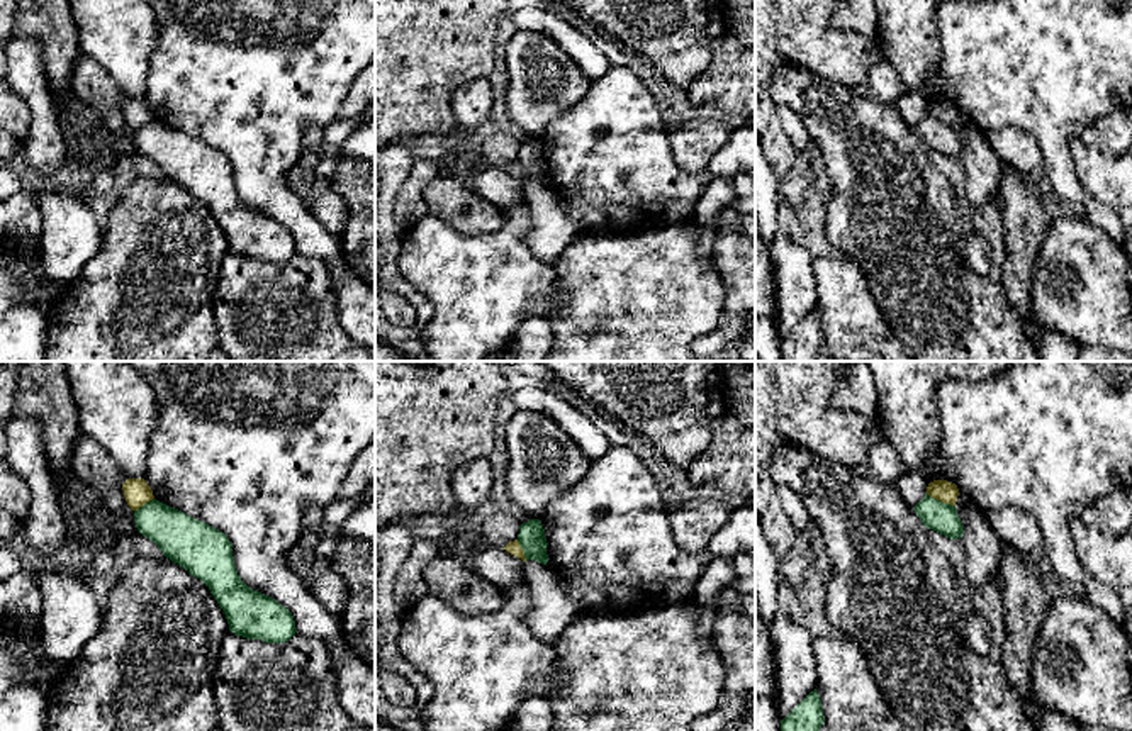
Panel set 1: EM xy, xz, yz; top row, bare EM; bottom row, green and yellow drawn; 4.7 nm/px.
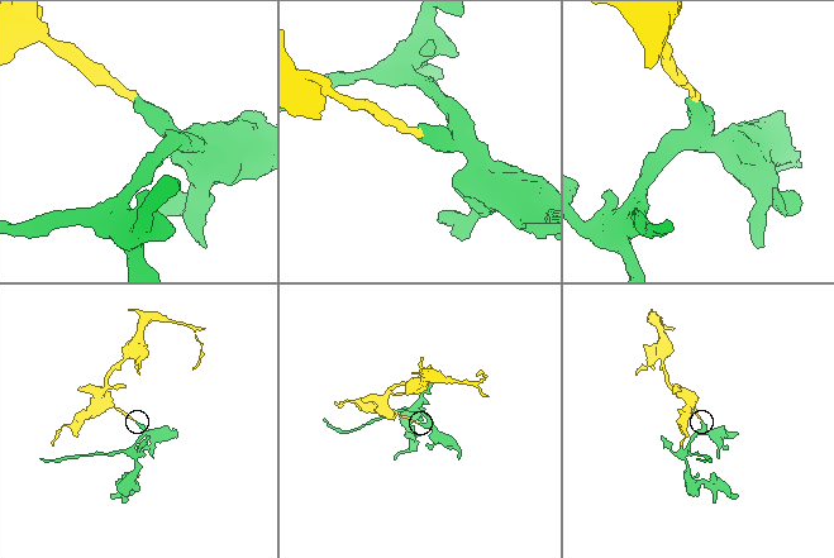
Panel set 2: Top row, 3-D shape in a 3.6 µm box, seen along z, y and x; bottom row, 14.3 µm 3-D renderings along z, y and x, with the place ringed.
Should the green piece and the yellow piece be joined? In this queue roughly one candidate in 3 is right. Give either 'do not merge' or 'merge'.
do not merge

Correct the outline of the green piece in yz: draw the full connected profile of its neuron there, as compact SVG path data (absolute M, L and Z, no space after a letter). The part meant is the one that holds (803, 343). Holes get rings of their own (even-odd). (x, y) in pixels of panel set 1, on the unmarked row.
M811 310L782 341L782 361L816 361L825 343L818 310Z

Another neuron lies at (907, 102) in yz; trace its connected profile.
M903 92L896 98L896 107L899 114L903 115L903 120L910 126L915 127L927 114L927 100L922 93L906 93Z

